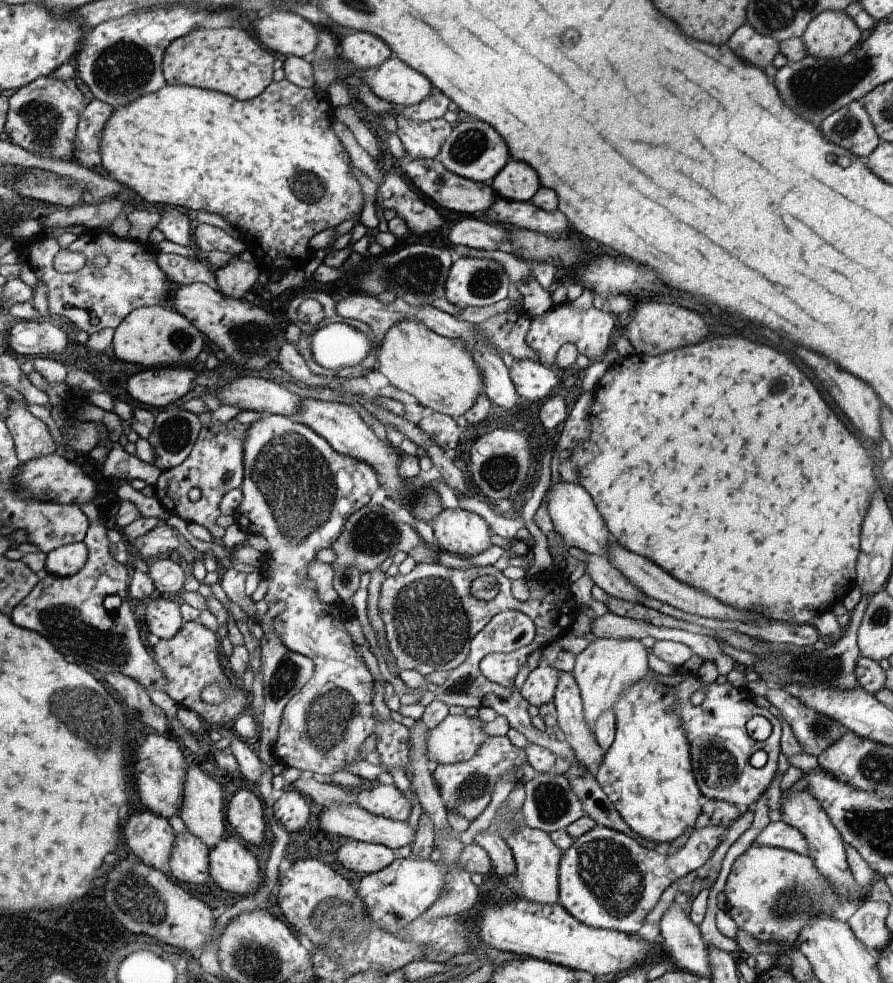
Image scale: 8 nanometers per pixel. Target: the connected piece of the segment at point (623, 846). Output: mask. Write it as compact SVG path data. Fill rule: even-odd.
M707 799L702 806L699 829L694 831L684 847L672 855L660 855L654 849L640 844L636 839L623 832L598 824L582 836L579 836L562 853L559 869L559 903L580 922L599 929L610 929L625 933L635 933L645 923L646 916L658 904L660 896L668 886L678 878L696 870L711 857L712 851L722 838L726 837L729 826L743 814L741 810L726 801Z

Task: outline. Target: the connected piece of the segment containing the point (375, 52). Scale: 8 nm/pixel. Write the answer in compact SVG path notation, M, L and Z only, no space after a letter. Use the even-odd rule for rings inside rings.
M357 31L341 40L340 58L352 62L354 70L362 70L380 66L387 58L394 56L391 48L375 34Z

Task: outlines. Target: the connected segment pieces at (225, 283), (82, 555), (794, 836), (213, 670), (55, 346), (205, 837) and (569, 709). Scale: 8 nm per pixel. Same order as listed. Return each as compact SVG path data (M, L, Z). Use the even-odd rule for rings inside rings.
M239 259L231 260L226 268L216 271L216 288L231 299L244 300L244 295L258 279L258 265Z
M84 541L59 546L46 555L45 570L58 577L74 576L86 564L88 553Z
M782 820L772 821L754 840L756 845L768 845L806 855L809 849L807 838L792 825Z
M188 621L181 626L181 630L171 639L160 639L154 649L154 658L163 670L167 684L166 694L178 704L177 707L189 708L197 712L205 725L214 727L216 730L224 727L230 720L234 720L244 708L252 703L252 694L248 694L240 686L240 683L227 674L224 676L220 658L218 658L218 638L216 633L200 623L200 621ZM218 682L226 695L230 696L226 702L226 710L208 710L210 706L200 697L200 692L208 684Z
M20 321L7 330L9 348L25 356L51 356L57 358L67 347L66 334L52 321Z
M193 762L189 766L186 774L184 788L184 802L180 810L180 818L185 822L185 828L190 833L198 835L203 843L206 843L210 849L214 845L222 842L222 836L226 832L226 816L224 816L224 798L222 798L222 788L202 772L198 762Z
M562 672L554 704L557 724L564 732L565 741L574 751L577 762L589 771L600 768L605 750L597 743L593 730L585 721L581 692L572 672Z

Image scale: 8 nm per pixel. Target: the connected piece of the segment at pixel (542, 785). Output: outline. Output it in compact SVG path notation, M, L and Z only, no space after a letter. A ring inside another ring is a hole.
M554 772L535 774L525 783L525 801L523 803L525 824L529 827L545 830L547 833L565 829L569 824L585 815L582 801L575 795L567 776Z

